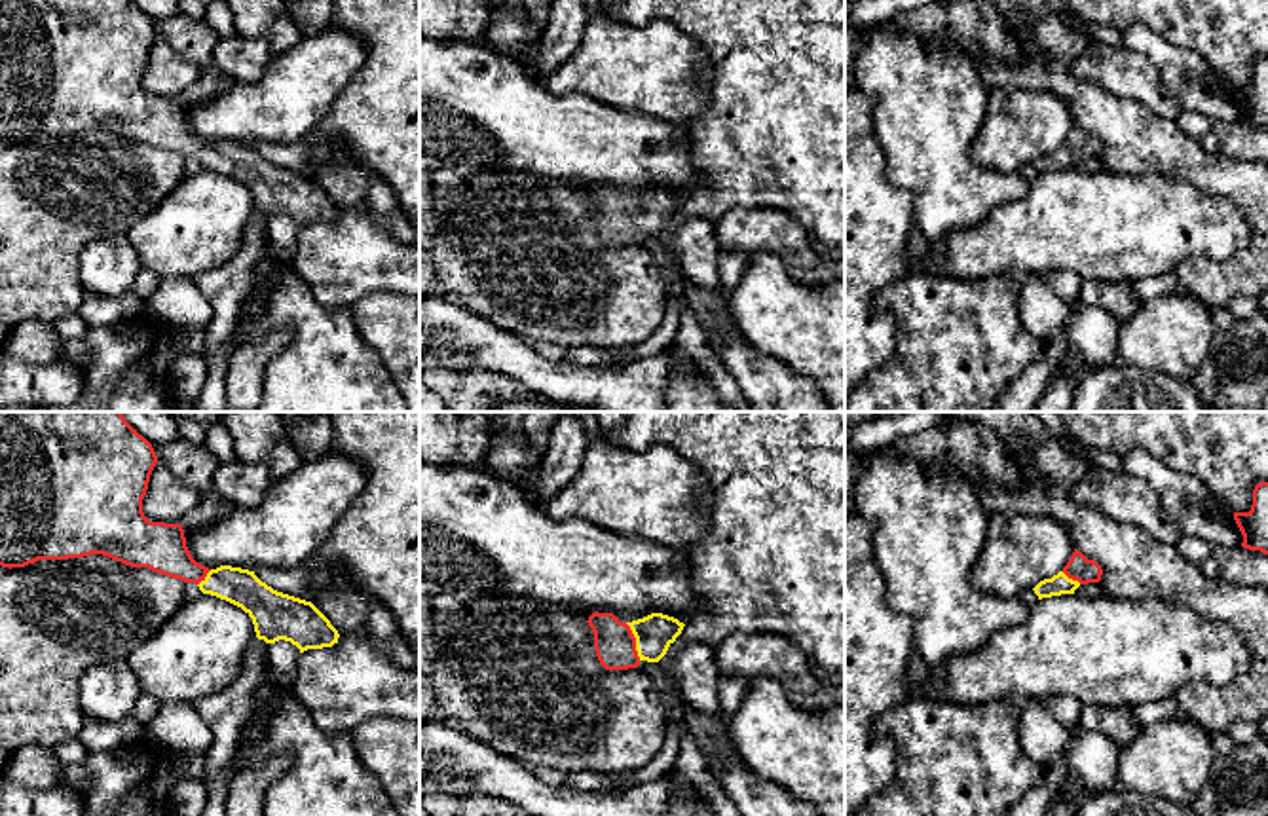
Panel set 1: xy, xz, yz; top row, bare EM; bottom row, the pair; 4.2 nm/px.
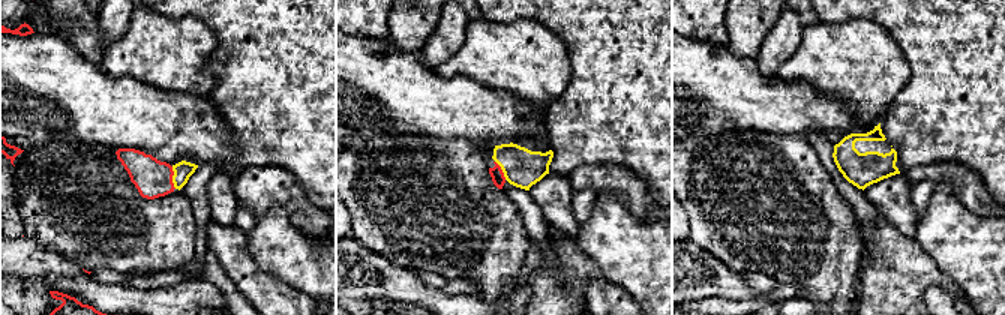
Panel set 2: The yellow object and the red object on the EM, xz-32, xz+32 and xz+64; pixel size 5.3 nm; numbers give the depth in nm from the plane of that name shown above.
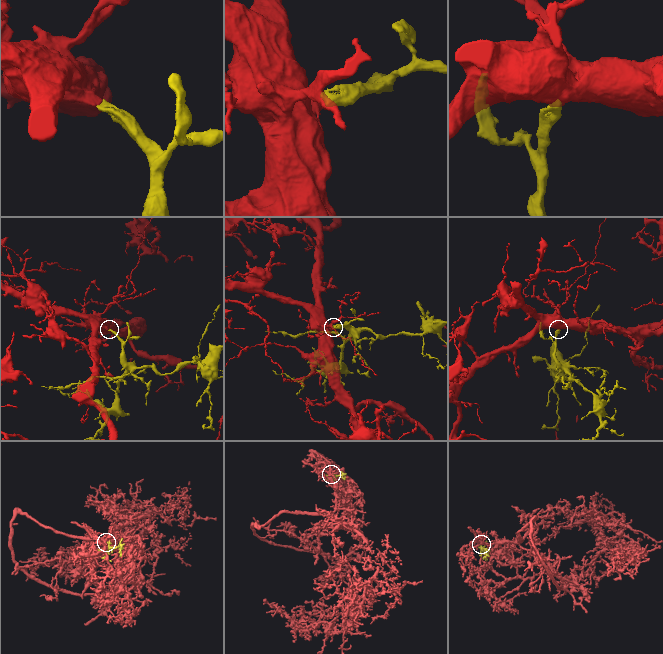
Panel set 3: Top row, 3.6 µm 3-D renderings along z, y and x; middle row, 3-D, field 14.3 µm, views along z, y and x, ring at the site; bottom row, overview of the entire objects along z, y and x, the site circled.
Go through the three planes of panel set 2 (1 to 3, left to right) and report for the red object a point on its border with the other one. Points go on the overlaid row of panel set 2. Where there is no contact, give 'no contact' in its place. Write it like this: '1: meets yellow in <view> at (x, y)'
1: meets yellow in xz-32 at (173, 177)
2: meets yellow in xz+32 at (501, 168)
3: no contact

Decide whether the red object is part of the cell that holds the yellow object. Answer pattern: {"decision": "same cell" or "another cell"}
{"decision": "same cell"}

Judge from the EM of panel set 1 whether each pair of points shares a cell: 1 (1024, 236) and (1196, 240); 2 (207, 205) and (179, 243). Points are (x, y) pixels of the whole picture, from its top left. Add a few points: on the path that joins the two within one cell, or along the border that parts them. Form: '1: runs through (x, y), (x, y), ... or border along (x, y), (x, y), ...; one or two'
1: runs through (1067, 236), (1153, 236); one
2: runs through (205, 215), (188, 234); one

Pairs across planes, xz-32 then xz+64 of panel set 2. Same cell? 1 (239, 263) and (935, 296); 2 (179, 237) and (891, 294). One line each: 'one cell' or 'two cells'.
1: one cell
2: two cells

